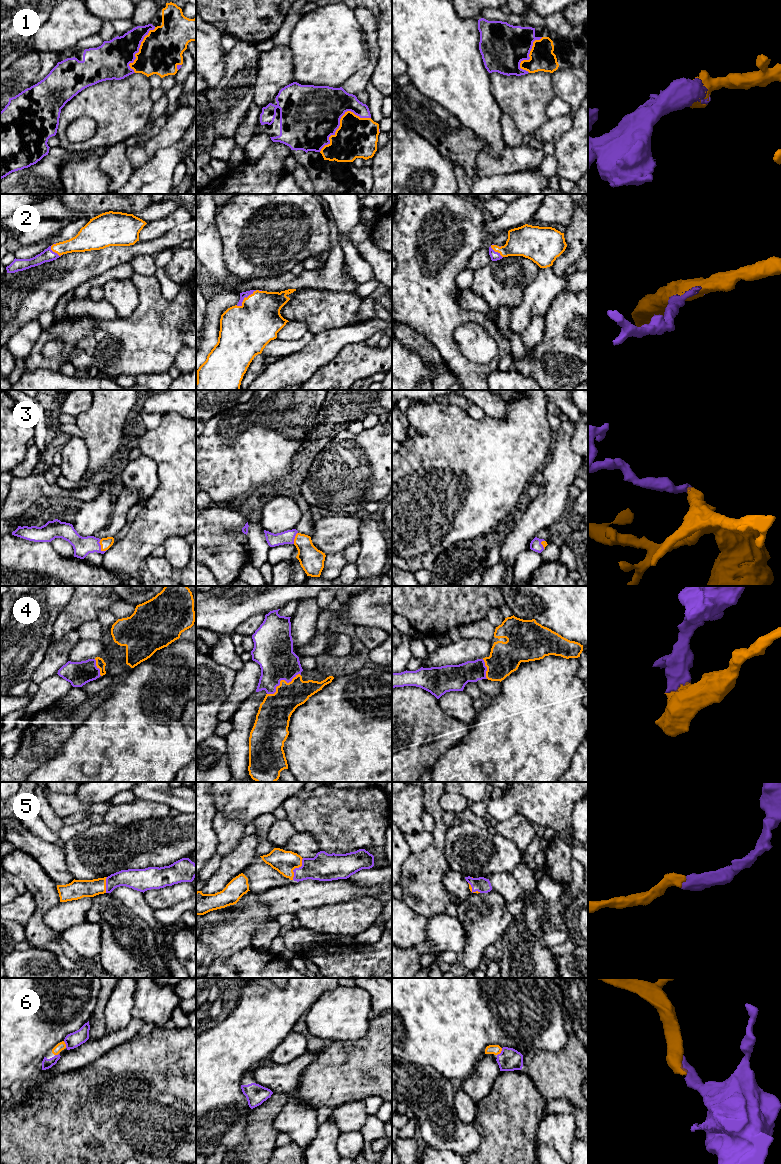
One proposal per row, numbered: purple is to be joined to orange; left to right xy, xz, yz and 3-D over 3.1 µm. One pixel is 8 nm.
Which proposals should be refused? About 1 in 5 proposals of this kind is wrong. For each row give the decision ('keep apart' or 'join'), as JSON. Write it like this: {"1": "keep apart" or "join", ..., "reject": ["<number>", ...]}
{"1": "join", "2": "join", "3": "join", "4": "join", "5": "join", "6": "join", "reject": []}

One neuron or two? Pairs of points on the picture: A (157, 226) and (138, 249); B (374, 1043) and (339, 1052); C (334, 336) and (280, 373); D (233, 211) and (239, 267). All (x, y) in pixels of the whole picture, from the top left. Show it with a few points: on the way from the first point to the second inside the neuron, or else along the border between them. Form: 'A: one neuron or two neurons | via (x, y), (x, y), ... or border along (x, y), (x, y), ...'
A: two neurons | border along (167, 231), (151, 240), (139, 240)
B: one neuron | via (365, 1052), (348, 1052)
C: one neuron | via (321, 349), (309, 360), (293, 369)
D: one neuron | via (234, 225), (234, 246), (237, 253)

